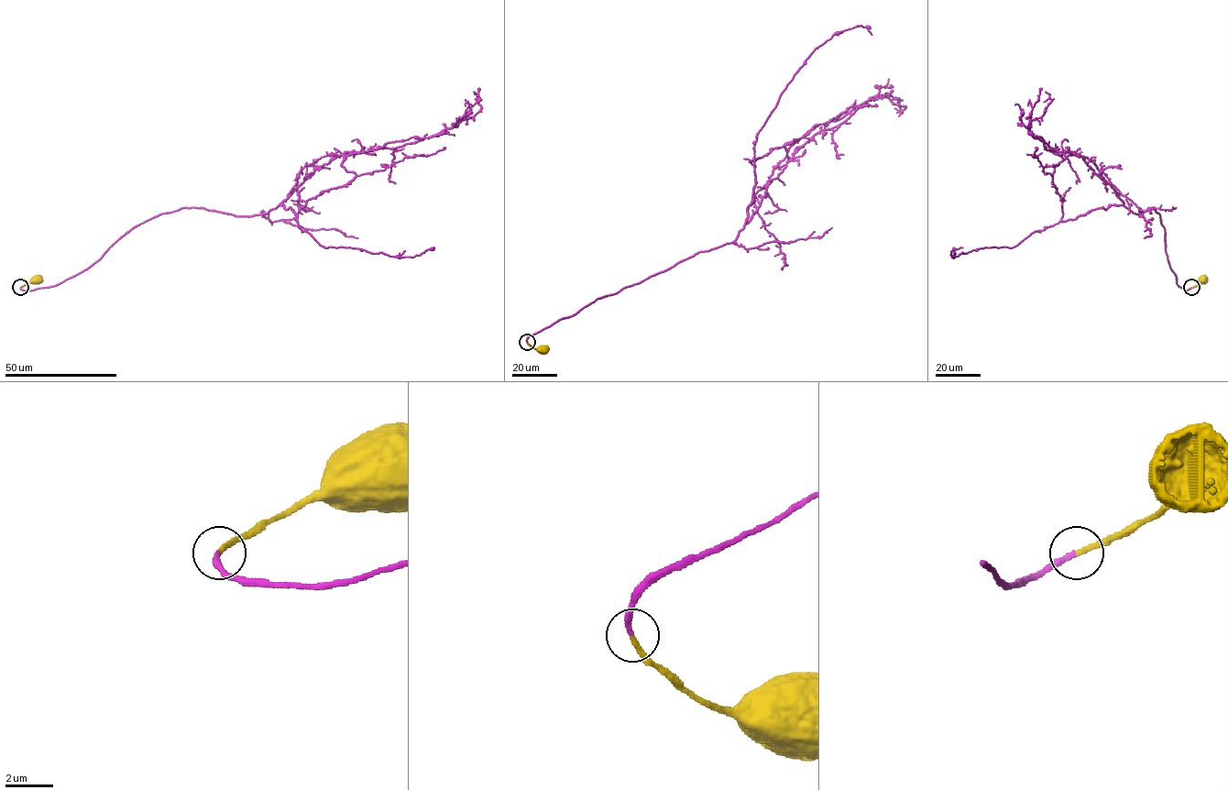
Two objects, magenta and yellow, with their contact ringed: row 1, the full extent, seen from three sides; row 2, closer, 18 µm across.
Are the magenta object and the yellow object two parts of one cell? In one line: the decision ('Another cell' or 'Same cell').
Same cell

